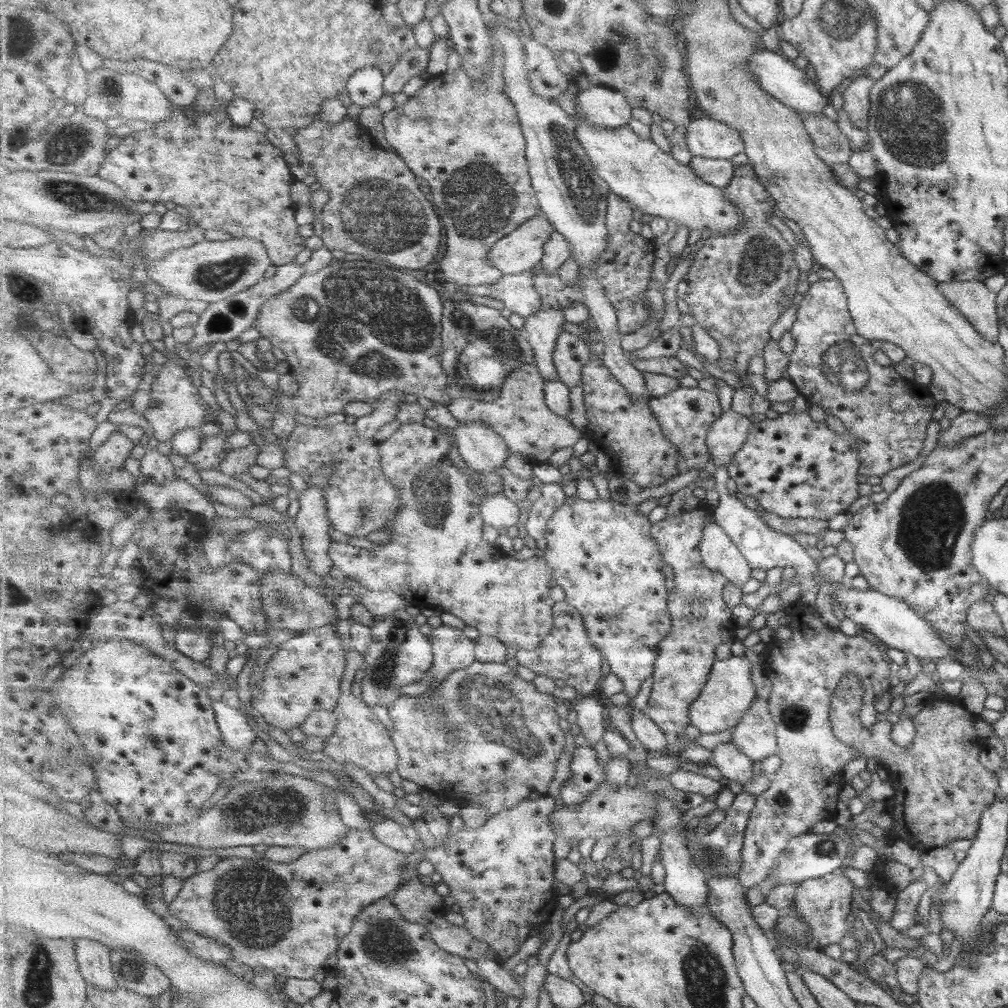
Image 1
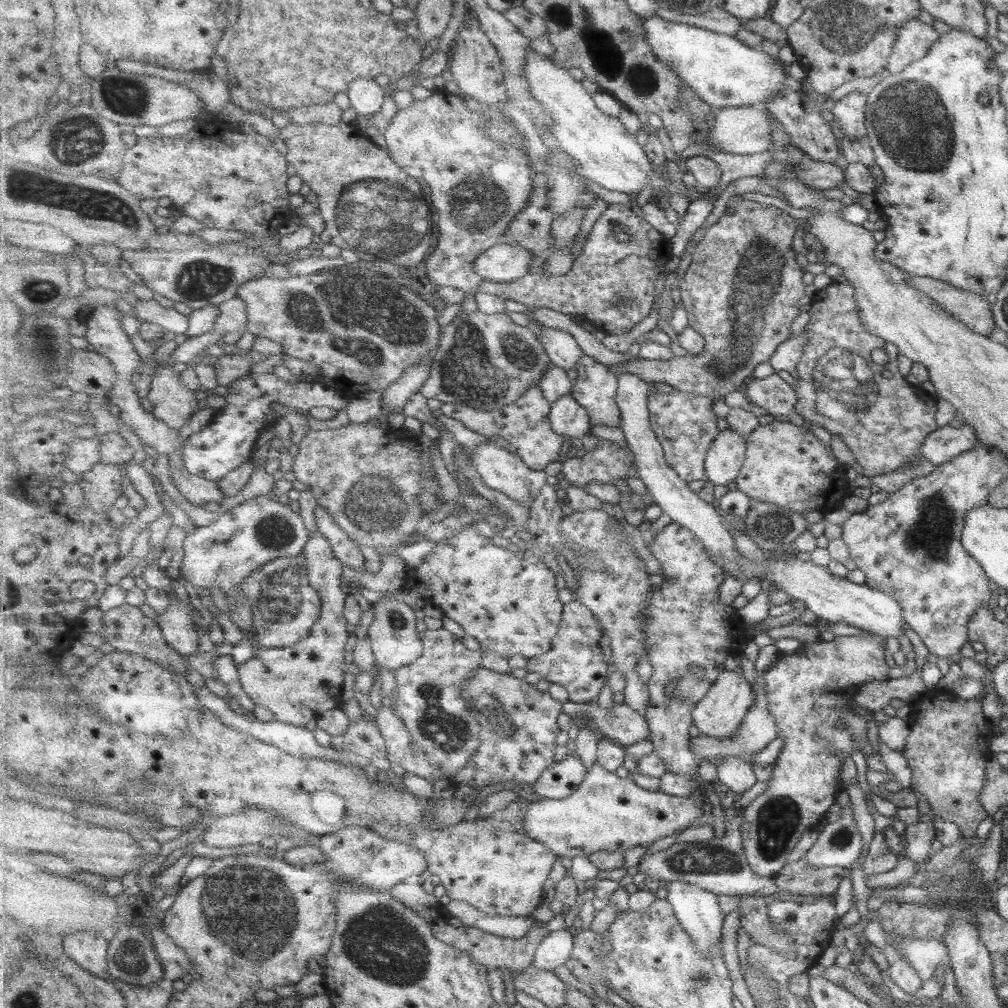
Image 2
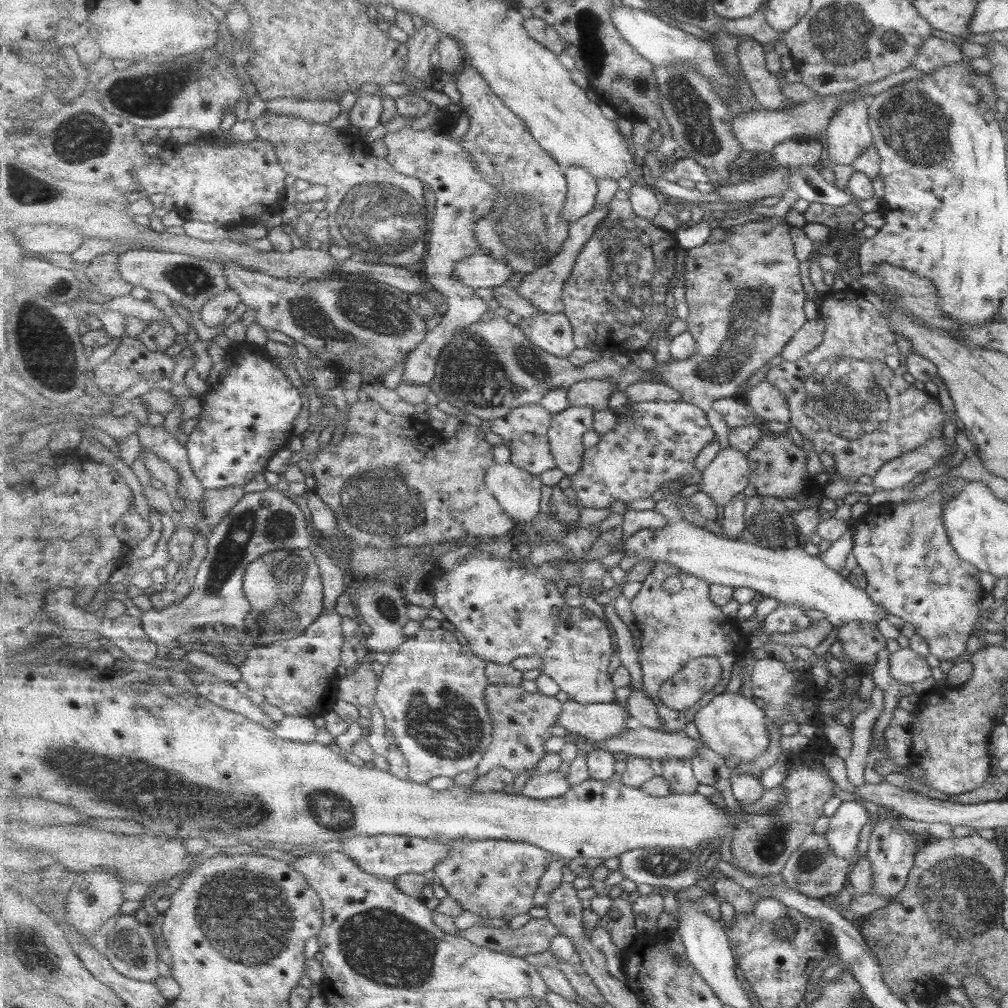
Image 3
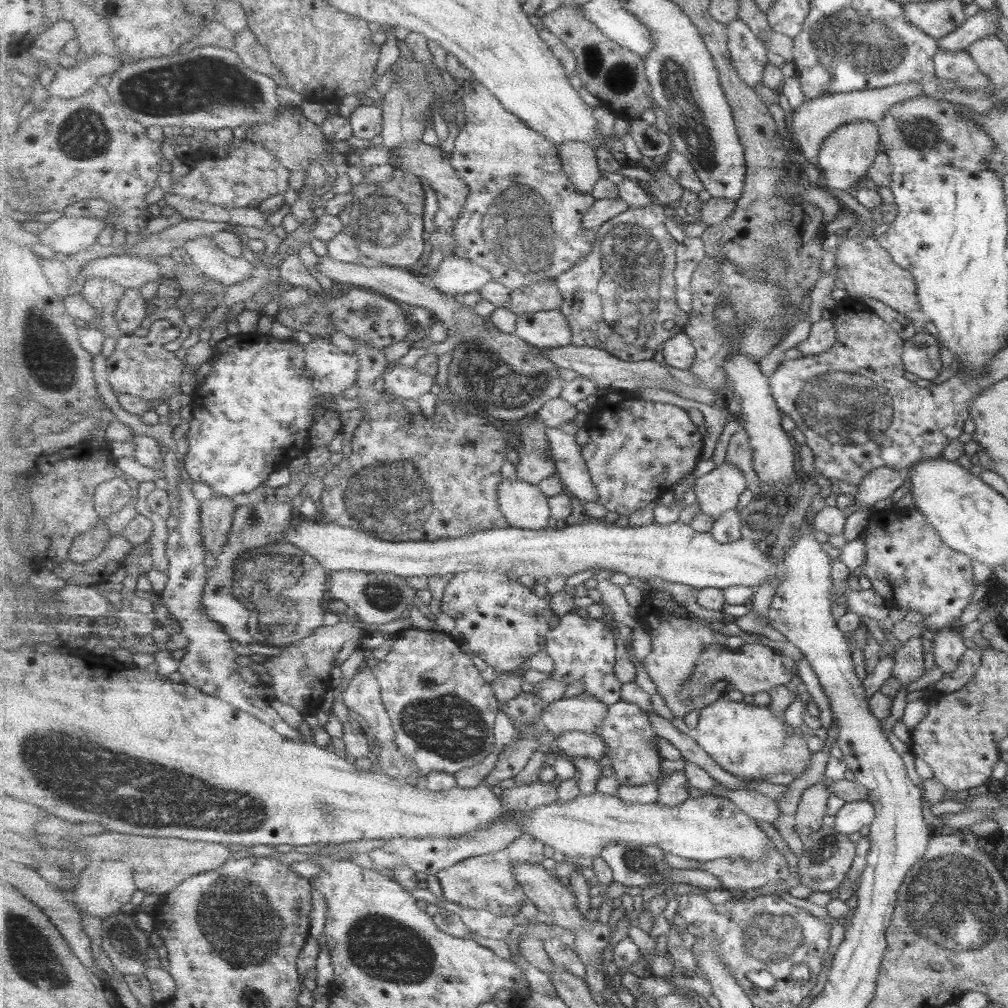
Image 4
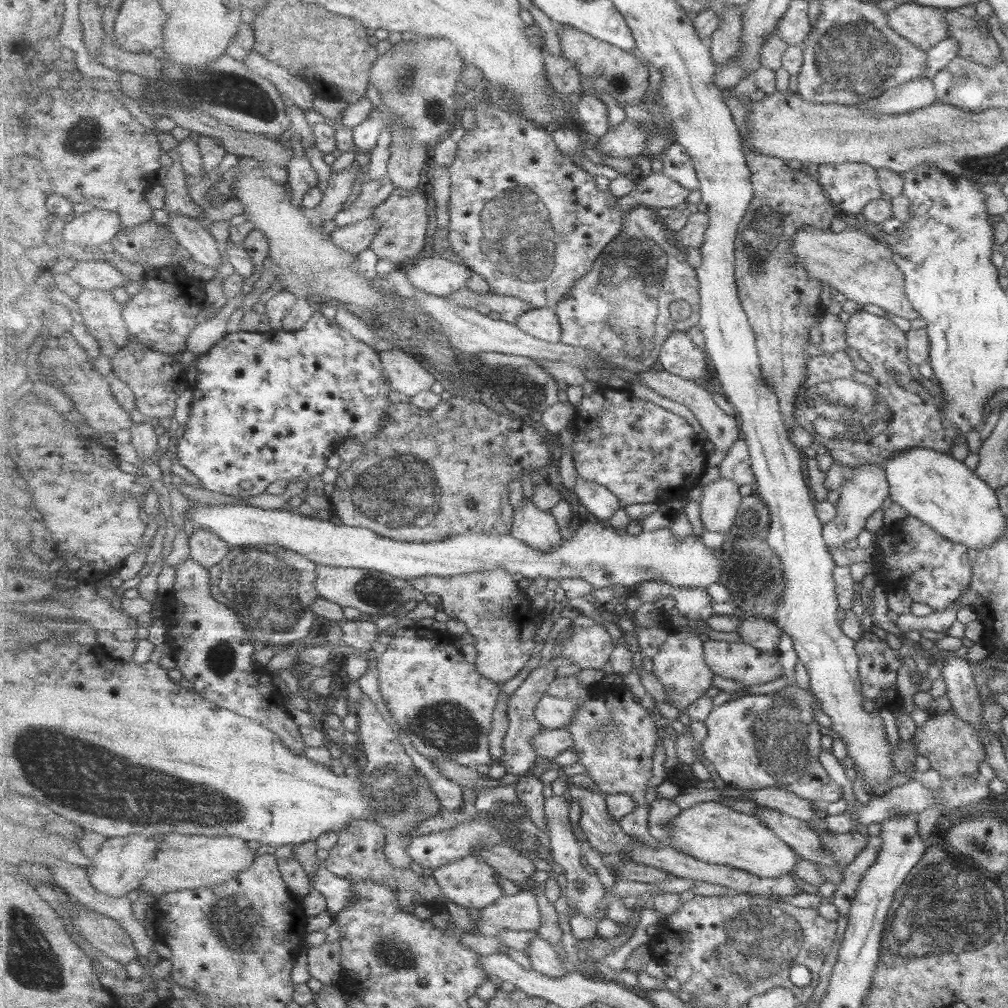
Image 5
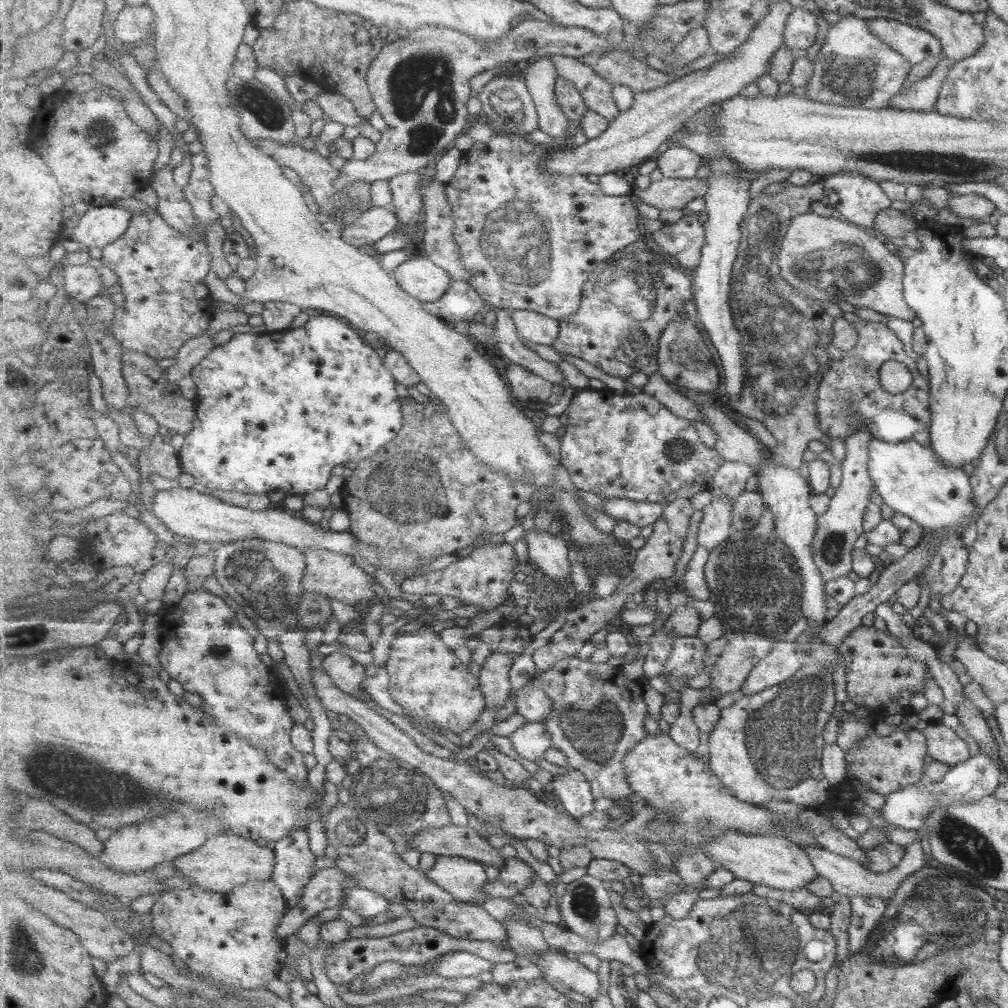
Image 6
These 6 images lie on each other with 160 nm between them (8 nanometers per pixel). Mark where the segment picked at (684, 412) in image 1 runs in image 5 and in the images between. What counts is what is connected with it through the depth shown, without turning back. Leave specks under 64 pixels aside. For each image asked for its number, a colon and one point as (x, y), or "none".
2: (685, 424)
3: (660, 442)
4: (637, 450)
5: (643, 453)

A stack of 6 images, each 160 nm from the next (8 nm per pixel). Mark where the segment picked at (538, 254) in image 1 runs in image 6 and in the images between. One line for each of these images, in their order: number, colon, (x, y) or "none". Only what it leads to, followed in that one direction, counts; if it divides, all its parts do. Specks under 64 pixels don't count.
2: (504, 263)
3: (481, 270)
4: (456, 276)
5: (438, 276)
6: (420, 277)

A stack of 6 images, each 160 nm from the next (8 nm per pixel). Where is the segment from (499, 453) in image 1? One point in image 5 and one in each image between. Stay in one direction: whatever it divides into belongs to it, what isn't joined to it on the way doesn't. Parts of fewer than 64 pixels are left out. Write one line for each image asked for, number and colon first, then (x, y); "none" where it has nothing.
2: (501, 470)
3: (519, 492)
4: (525, 505)
5: (537, 527)

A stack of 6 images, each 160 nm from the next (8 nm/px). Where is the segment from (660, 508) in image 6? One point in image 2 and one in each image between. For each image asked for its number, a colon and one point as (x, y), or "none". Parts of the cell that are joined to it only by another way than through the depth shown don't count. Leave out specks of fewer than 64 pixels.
2: (569, 418)
3: (566, 434)
4: (572, 467)
5: (602, 502)

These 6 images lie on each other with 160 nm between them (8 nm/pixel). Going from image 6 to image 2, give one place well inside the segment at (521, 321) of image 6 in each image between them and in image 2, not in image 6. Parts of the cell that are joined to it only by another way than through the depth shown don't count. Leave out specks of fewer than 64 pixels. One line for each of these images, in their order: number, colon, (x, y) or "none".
2: (564, 351)
3: (552, 332)
4: (547, 329)
5: (543, 324)

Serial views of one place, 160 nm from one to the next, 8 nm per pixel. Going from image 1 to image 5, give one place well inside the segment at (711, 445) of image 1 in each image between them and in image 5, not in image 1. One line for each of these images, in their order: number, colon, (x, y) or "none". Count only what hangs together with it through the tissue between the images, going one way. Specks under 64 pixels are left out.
2: (726, 457)
3: (729, 472)
4: (718, 491)
5: (720, 502)

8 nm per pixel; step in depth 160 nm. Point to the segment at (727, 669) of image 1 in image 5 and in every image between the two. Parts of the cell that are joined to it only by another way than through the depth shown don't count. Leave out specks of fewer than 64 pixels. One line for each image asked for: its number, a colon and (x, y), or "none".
2: (720, 714)
3: (731, 724)
4: (750, 741)
5: (754, 742)

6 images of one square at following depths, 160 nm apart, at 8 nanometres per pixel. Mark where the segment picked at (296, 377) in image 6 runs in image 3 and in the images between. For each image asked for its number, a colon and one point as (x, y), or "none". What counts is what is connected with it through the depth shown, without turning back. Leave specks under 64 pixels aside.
3: (248, 417)
4: (252, 413)
5: (268, 406)

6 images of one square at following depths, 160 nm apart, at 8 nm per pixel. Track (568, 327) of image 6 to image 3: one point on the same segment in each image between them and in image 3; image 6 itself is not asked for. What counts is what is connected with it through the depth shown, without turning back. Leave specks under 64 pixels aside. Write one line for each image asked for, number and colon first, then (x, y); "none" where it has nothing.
3: (615, 297)
4: (618, 298)
5: (621, 310)

